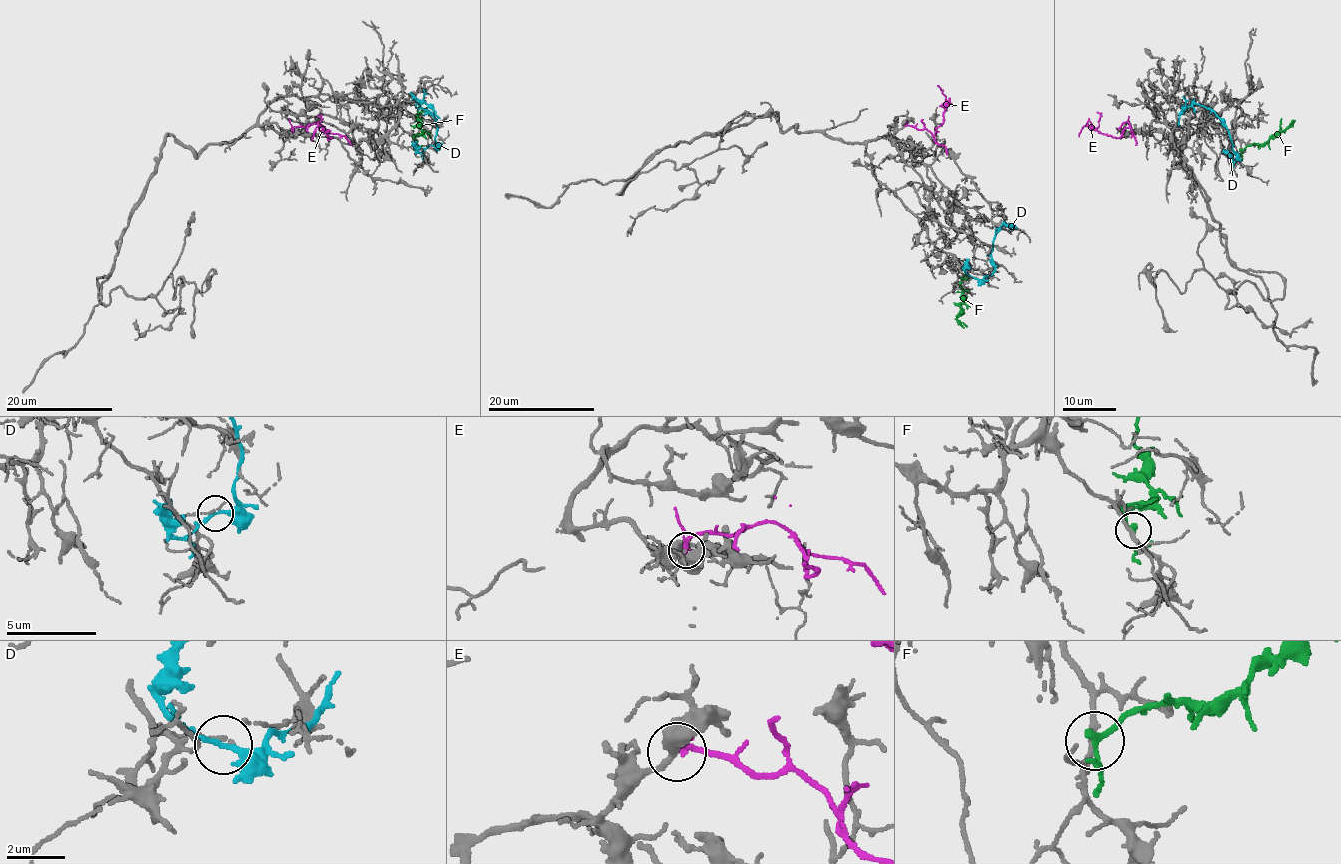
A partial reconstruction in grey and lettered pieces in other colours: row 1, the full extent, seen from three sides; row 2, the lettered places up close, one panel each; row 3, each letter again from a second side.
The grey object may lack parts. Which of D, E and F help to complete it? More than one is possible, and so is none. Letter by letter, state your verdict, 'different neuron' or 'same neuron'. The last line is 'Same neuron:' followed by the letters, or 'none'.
D: different neuron
E: same neuron
F: different neuron
Same neuron: E

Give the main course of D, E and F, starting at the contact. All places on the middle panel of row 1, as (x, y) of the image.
D: (975, 278), (994, 272), (991, 254), (996, 232), (1003, 224), (1016, 228)
E: (905, 126), (930, 131), (932, 135), (943, 121), (946, 97), (938, 86)
F: (964, 276), (960, 282), (962, 310), (957, 318), (967, 326)

